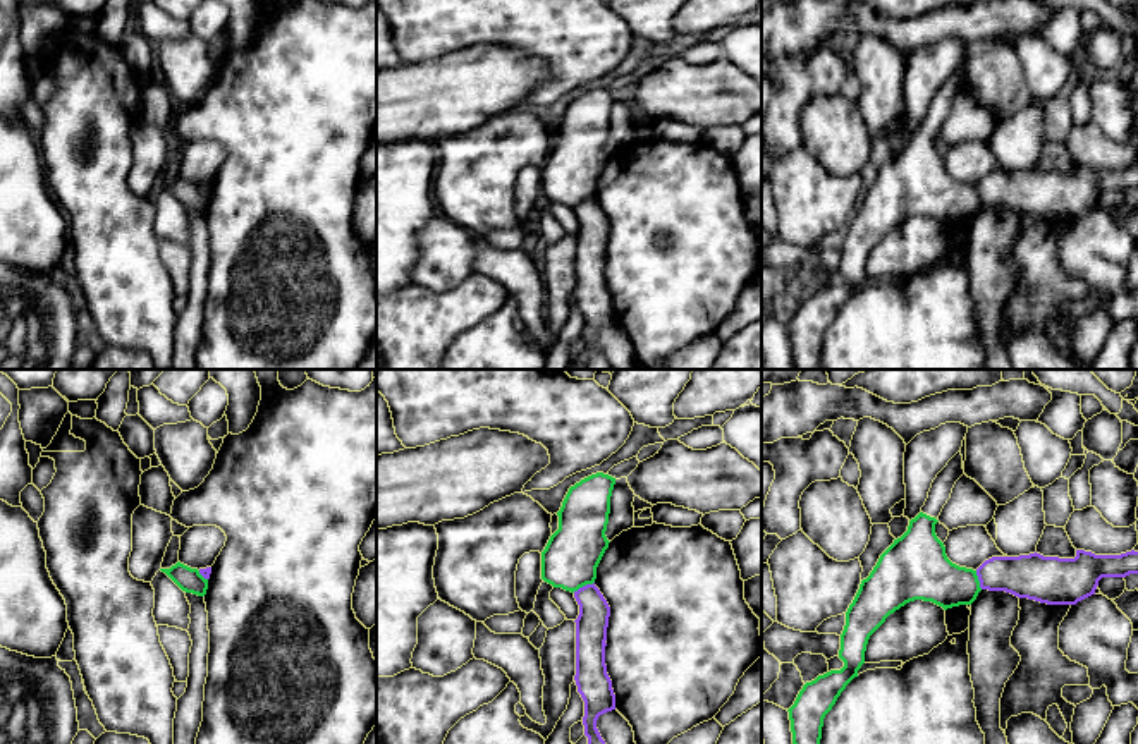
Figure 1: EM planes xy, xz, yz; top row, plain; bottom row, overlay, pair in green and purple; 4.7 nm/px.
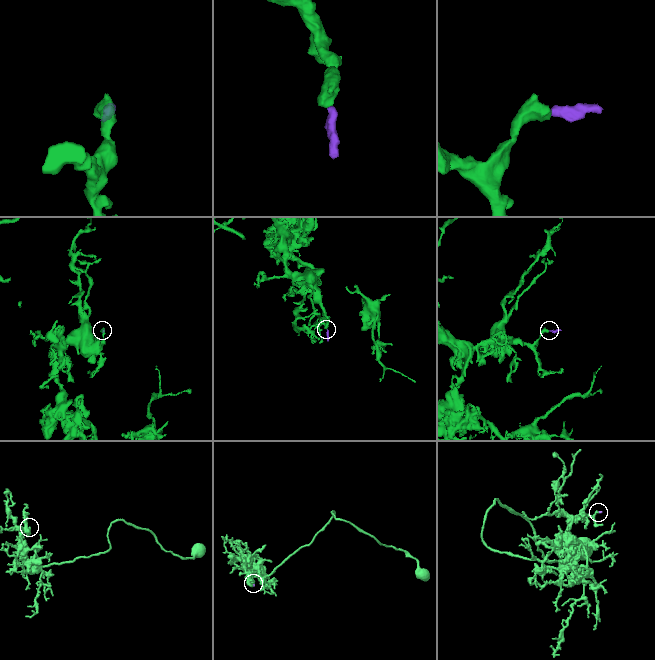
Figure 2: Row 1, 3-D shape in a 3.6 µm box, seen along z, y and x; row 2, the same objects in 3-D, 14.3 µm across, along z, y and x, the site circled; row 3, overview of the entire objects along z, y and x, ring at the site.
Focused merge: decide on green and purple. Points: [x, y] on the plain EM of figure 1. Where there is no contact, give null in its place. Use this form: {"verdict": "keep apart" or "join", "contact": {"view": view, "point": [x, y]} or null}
{"verdict": "keep apart", "contact": {"view": "xz", "point": [583, 200]}}

